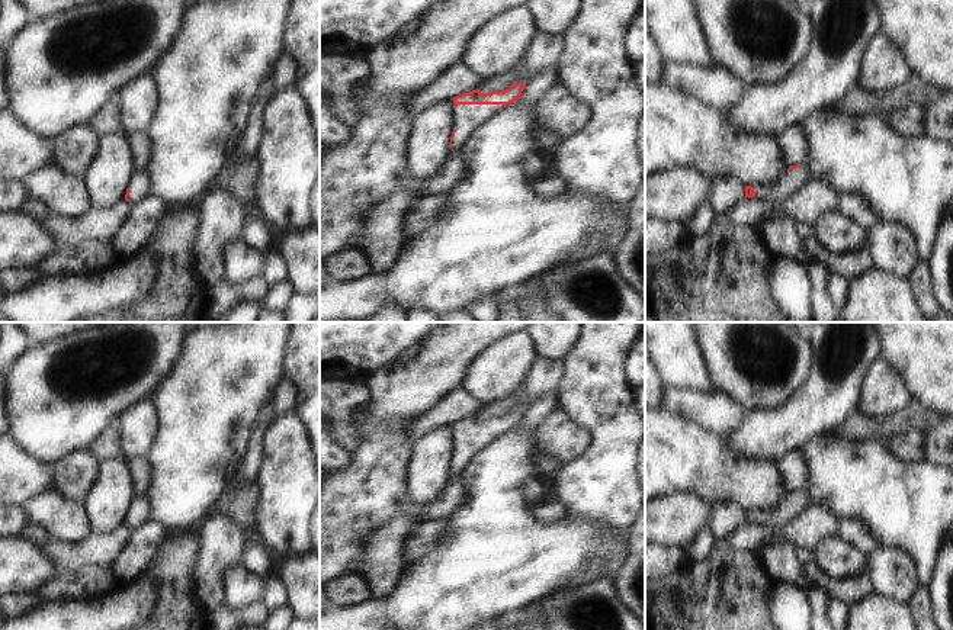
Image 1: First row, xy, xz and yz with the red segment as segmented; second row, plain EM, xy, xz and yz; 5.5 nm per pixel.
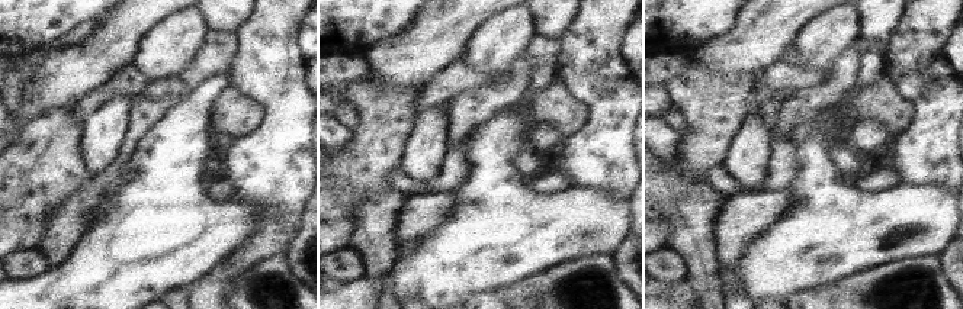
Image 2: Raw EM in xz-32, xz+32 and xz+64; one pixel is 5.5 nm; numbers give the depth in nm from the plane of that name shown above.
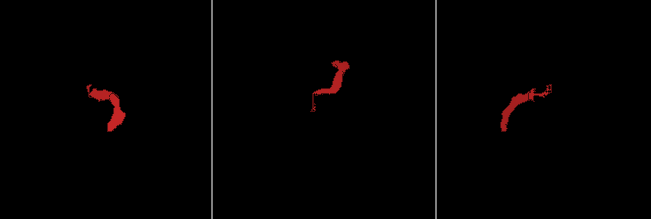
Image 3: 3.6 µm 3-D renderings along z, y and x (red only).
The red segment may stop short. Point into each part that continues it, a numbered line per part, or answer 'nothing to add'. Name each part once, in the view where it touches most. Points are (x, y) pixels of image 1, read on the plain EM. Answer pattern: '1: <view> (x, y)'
1: xz (469, 443)

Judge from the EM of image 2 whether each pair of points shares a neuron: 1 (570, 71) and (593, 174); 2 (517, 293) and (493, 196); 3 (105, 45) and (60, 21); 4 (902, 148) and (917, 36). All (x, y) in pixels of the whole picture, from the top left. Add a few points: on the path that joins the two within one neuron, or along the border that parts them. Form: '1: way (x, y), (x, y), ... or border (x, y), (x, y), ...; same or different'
1: way (596, 97), (599, 100), (599, 148); same
2: border (548, 270), (484, 293); different
3: border (112, 15), (105, 22), (93, 25), (57, 45); different
4: way (924, 121), (924, 74), (918, 64); same

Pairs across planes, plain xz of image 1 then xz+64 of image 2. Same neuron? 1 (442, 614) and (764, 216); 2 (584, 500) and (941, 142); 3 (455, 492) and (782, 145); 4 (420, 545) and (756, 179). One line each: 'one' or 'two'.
1: two
2: one
3: one
4: two

